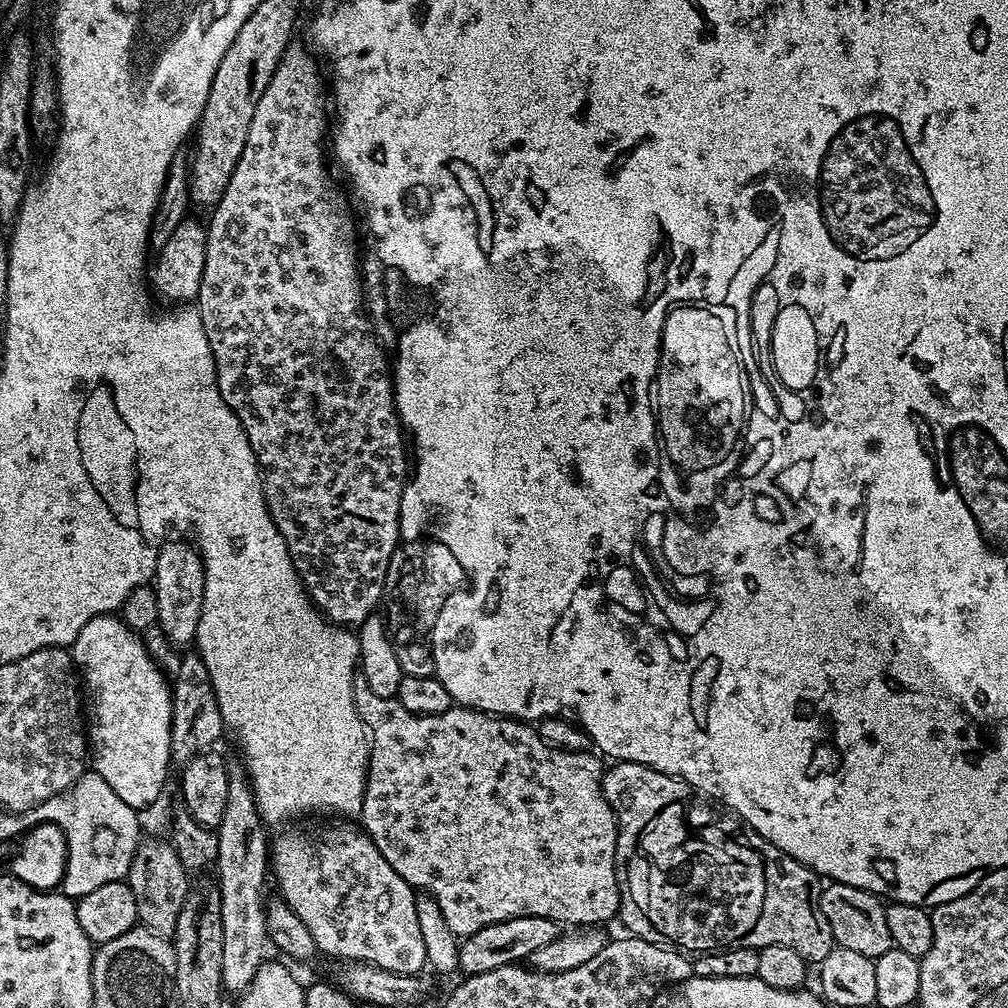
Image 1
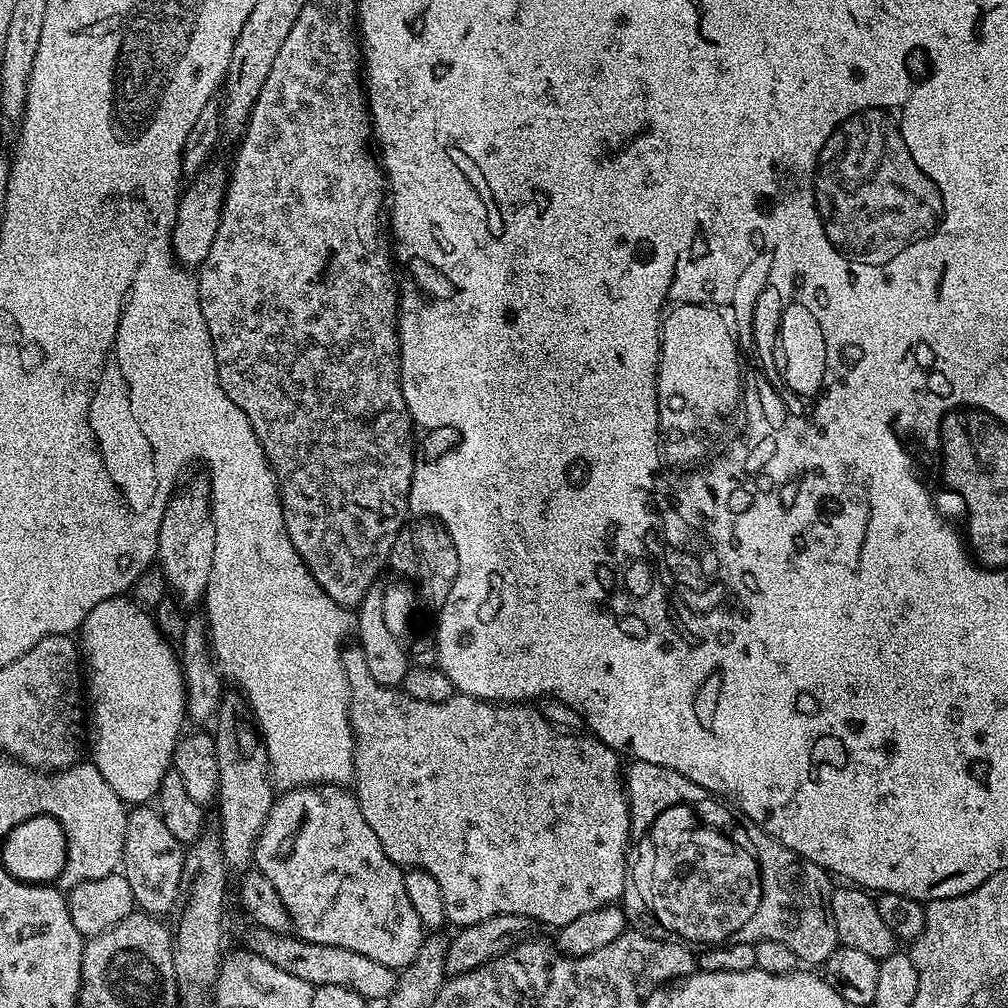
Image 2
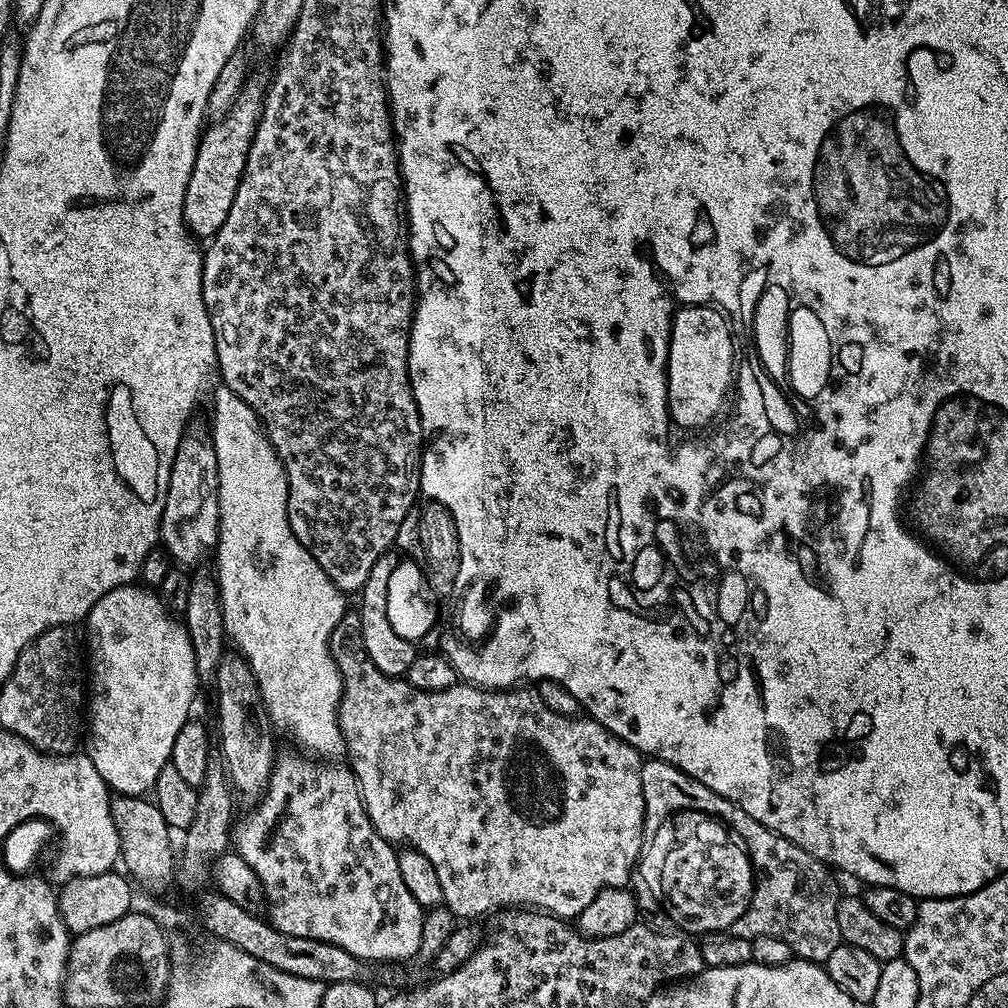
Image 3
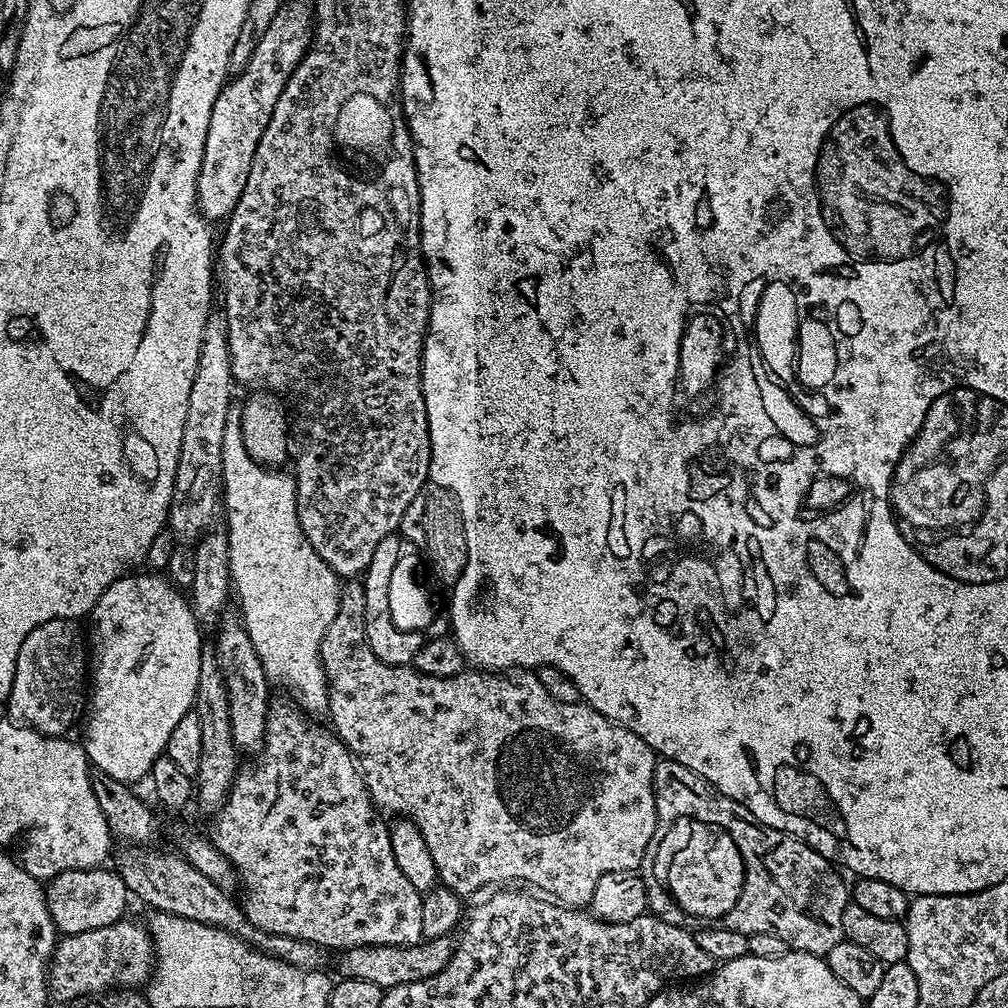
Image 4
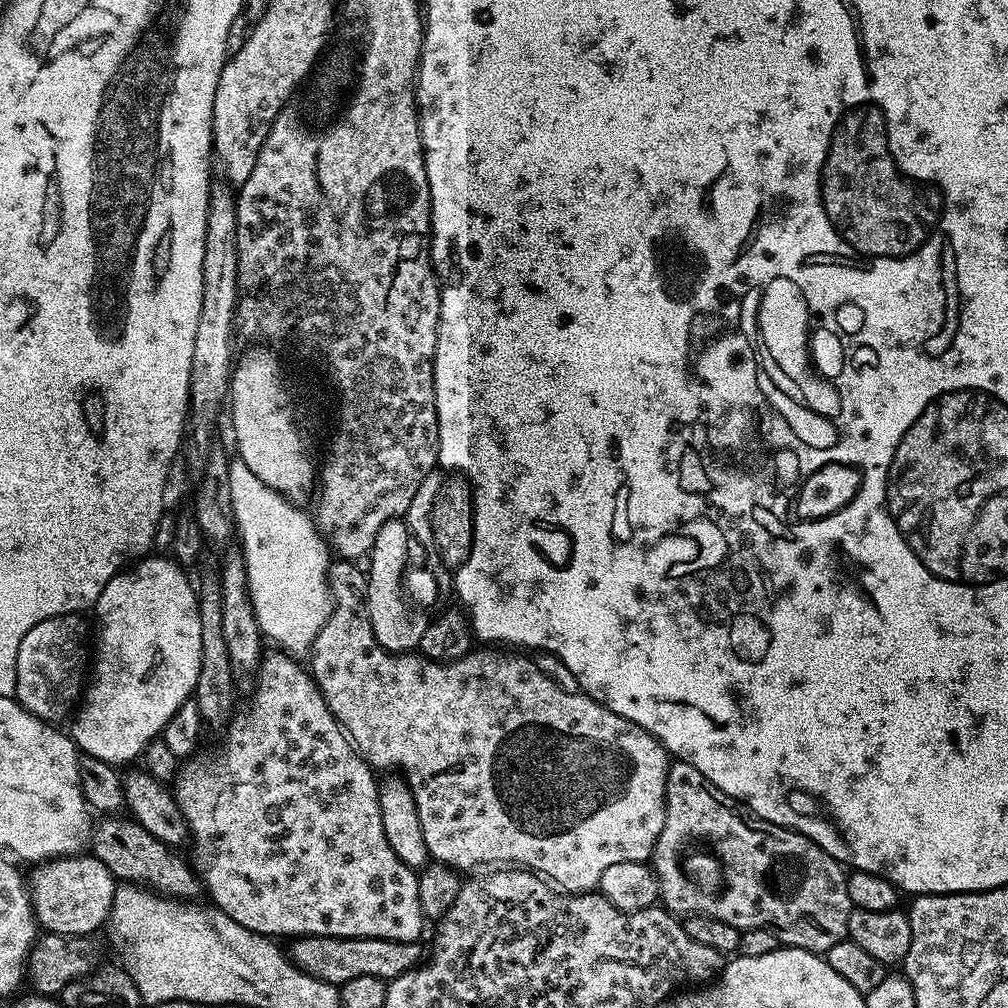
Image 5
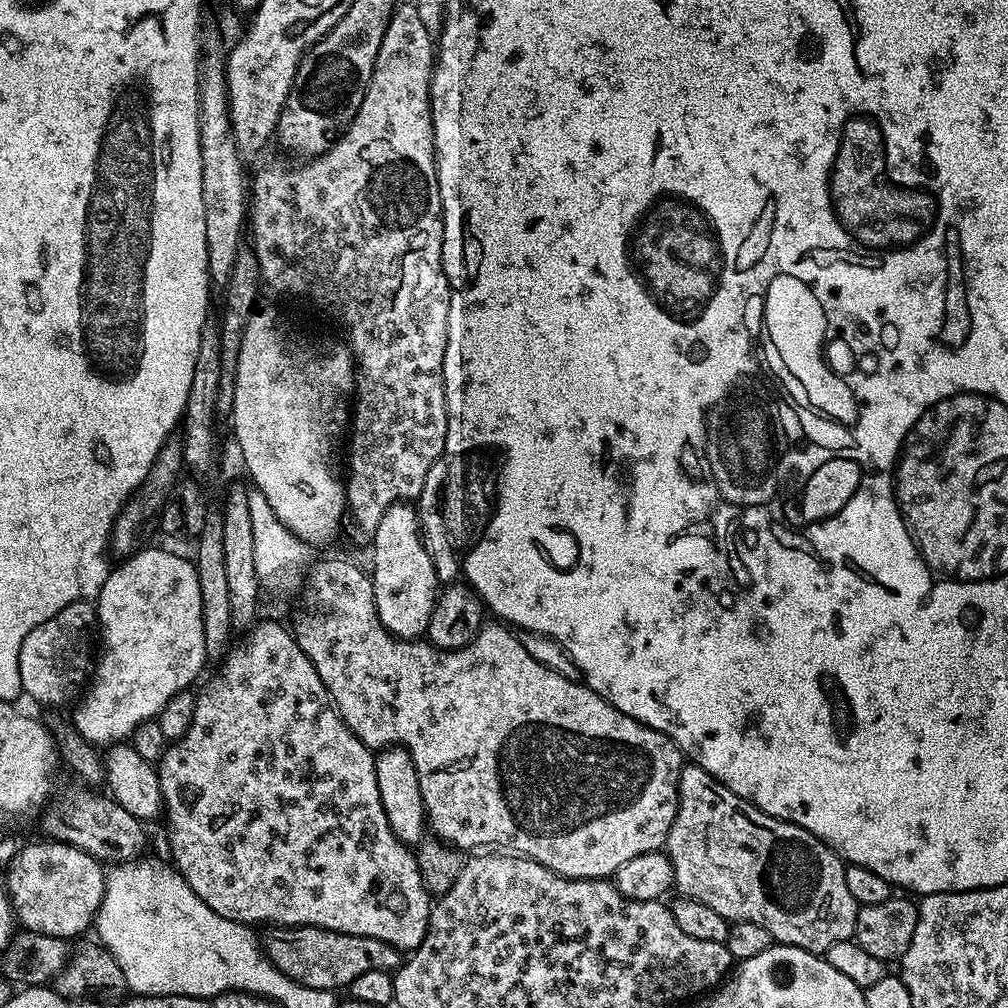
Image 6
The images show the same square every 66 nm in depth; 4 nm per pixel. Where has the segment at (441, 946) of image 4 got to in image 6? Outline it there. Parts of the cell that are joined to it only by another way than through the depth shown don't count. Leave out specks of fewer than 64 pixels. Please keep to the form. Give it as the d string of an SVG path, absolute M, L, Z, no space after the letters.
M272 926L265 932L268 933L263 933L262 947L270 962L274 962L274 966L278 966L282 974L294 978L294 982L302 982L302 986L329 990L347 989L354 978L361 974L367 974L370 970L395 973L402 963L401 949L378 938L342 934L314 926Z

